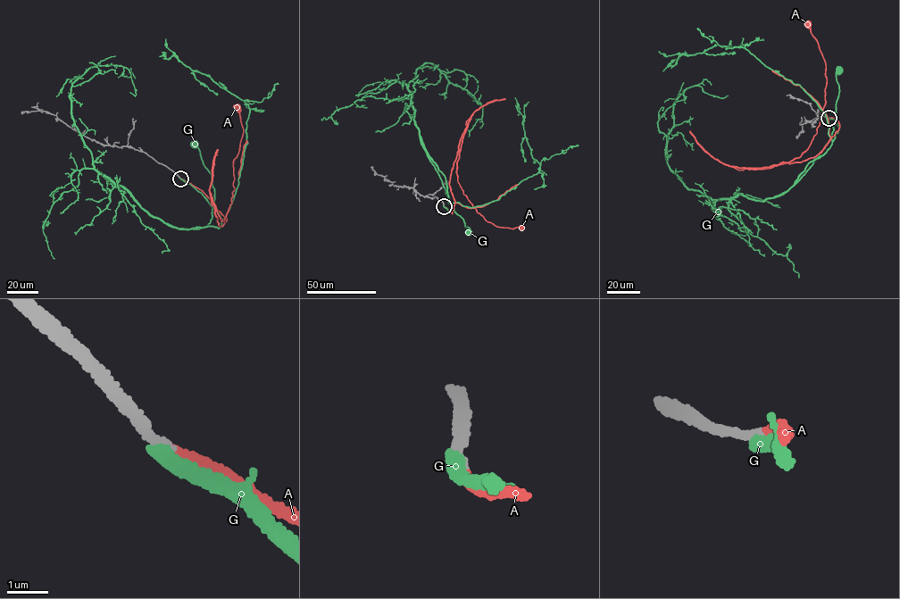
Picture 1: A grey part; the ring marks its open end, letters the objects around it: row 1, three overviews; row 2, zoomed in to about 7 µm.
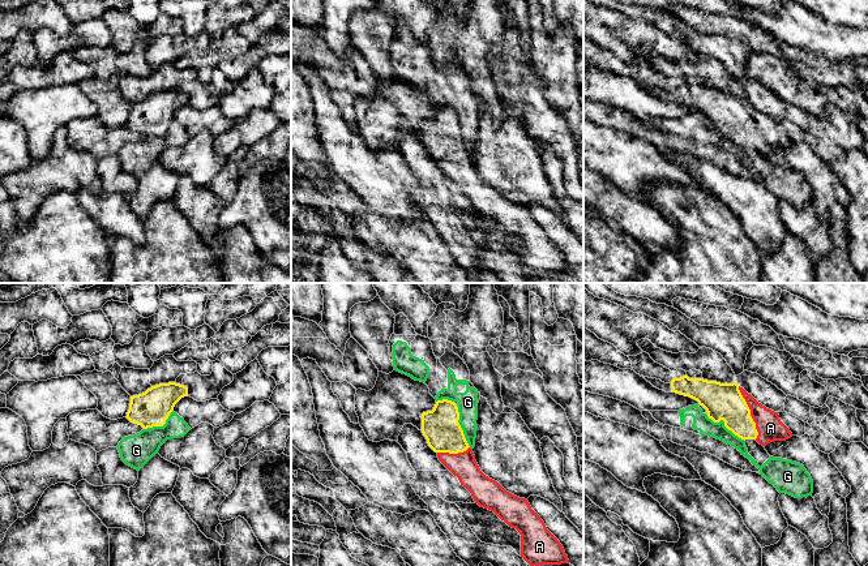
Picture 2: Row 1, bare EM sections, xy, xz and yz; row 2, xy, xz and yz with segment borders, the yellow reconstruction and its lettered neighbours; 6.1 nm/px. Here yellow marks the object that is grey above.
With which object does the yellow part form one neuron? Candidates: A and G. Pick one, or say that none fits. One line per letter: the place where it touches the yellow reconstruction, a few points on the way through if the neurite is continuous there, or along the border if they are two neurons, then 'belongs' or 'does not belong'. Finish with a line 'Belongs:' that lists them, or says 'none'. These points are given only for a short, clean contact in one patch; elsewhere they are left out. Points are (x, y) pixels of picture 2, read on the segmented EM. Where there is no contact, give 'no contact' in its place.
A: meets yellow in yz at (749, 412); runs through yz (725, 402), (749, 412), (761, 424), (770, 428); belongs
G: meets yellow in yz at (725, 425); border along yz (706, 415), (714, 421), (722, 420), (728, 429), (744, 441); does not belong
Belongs: A

